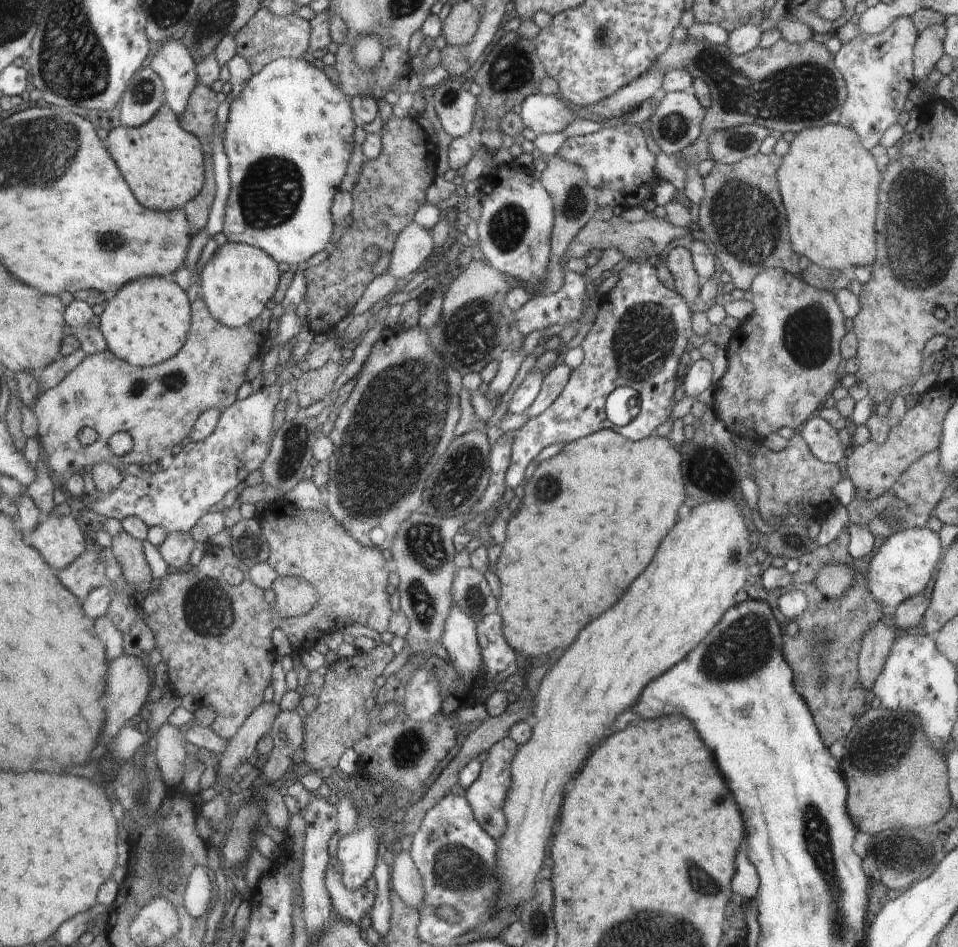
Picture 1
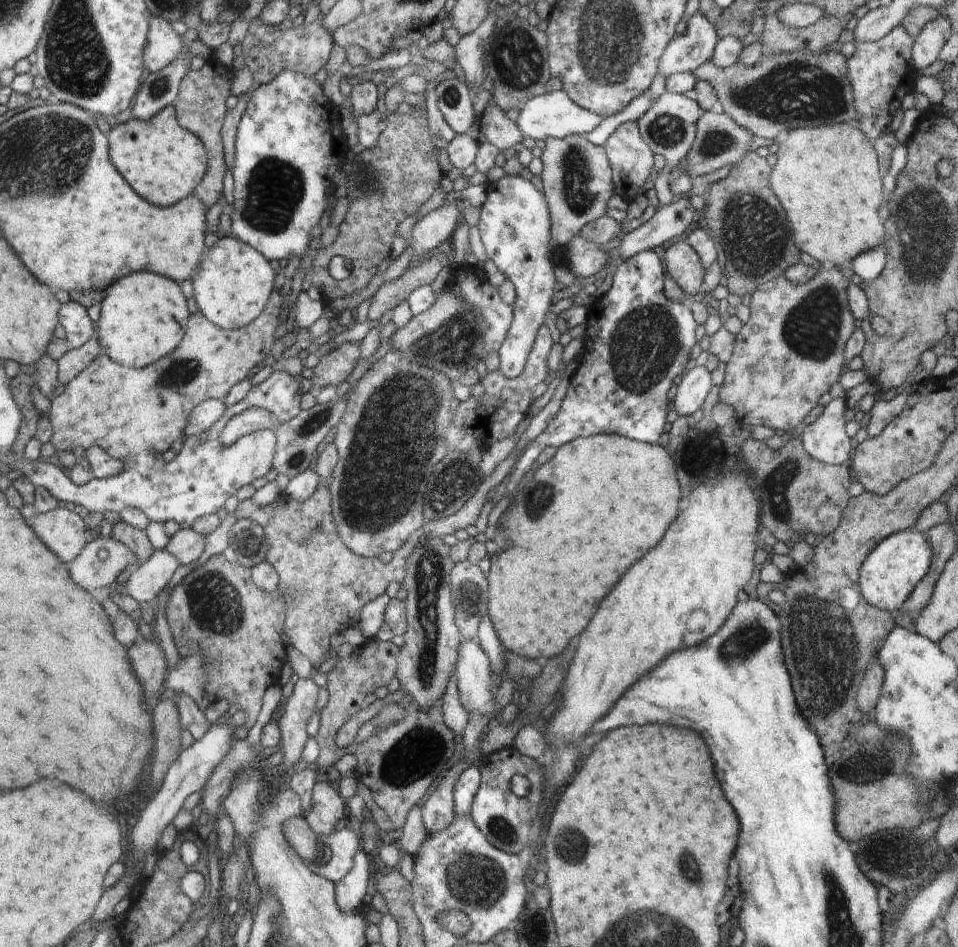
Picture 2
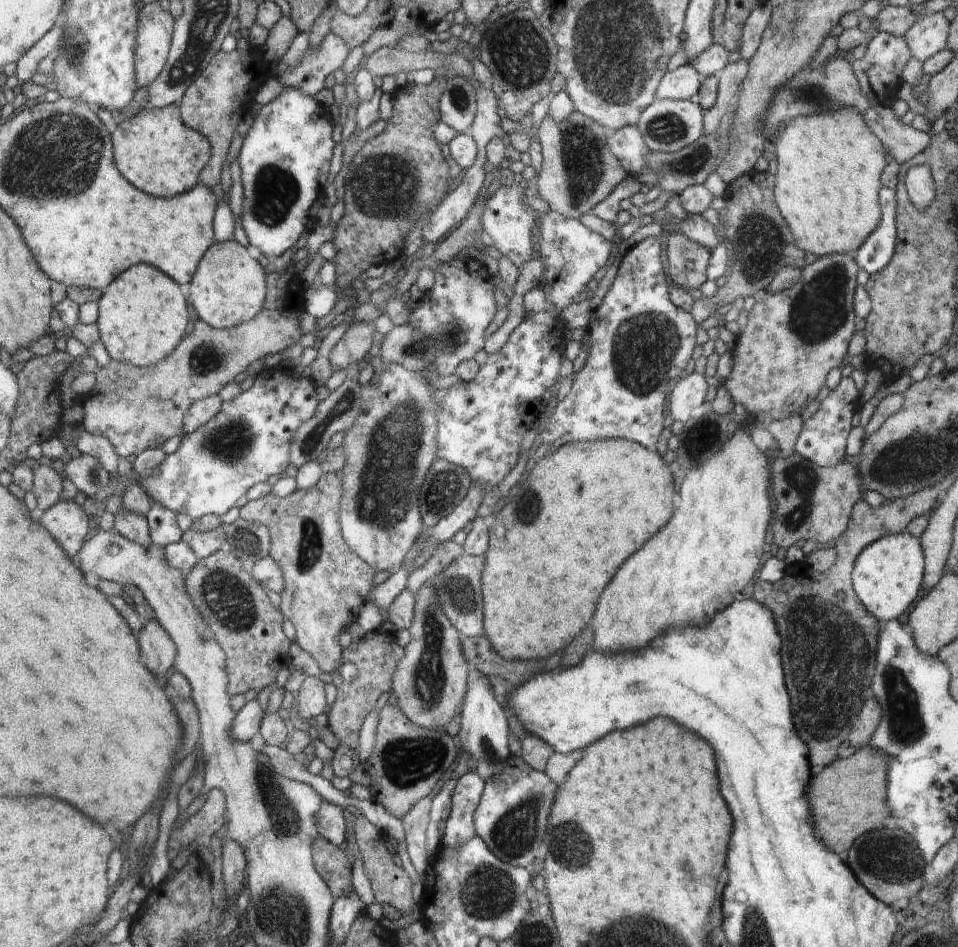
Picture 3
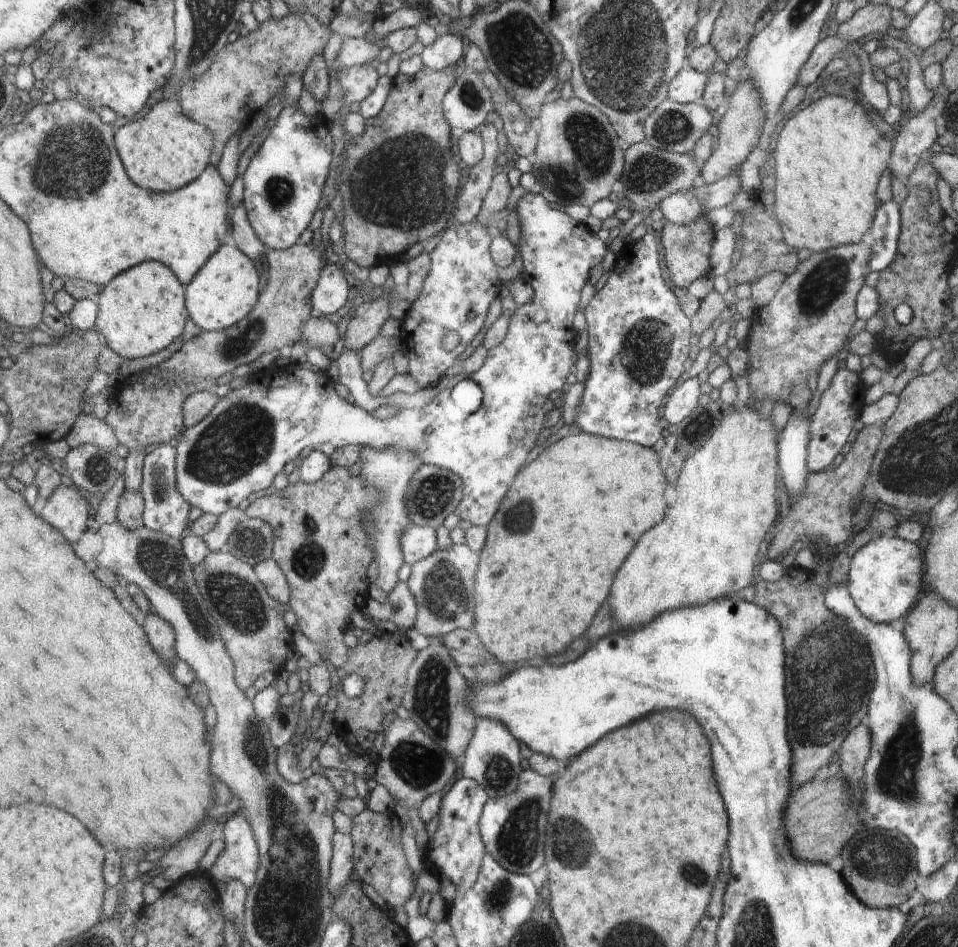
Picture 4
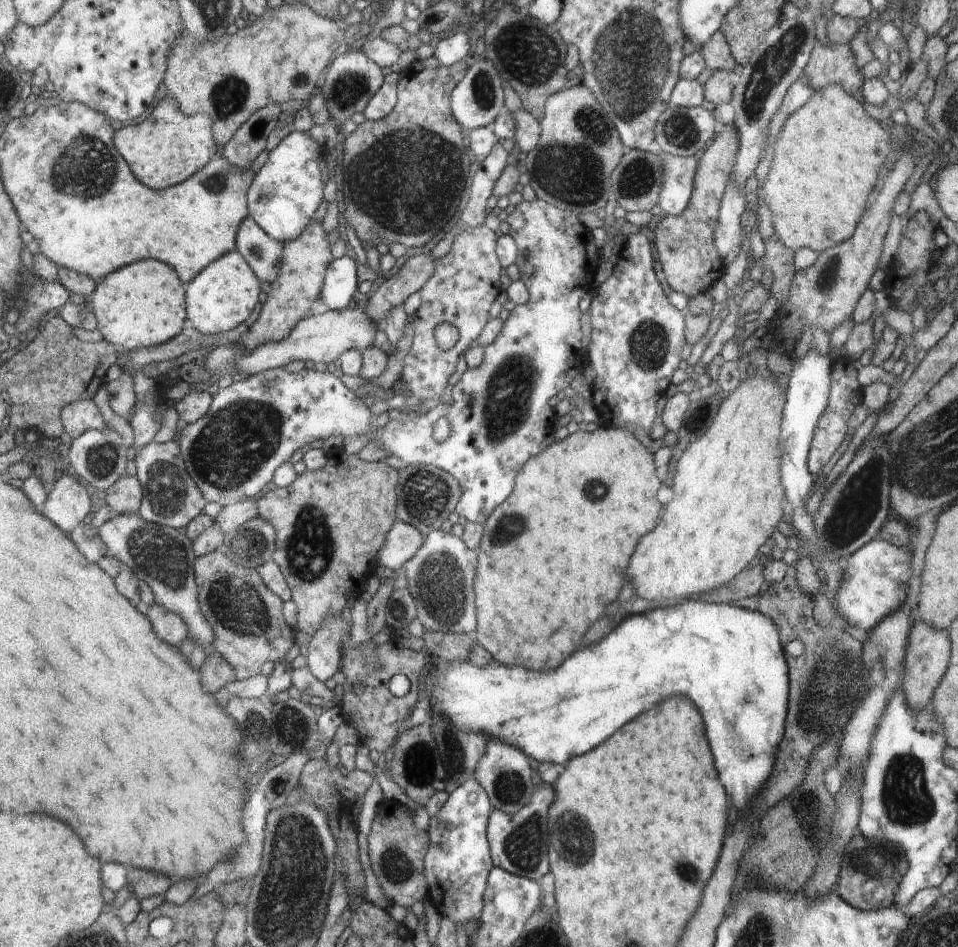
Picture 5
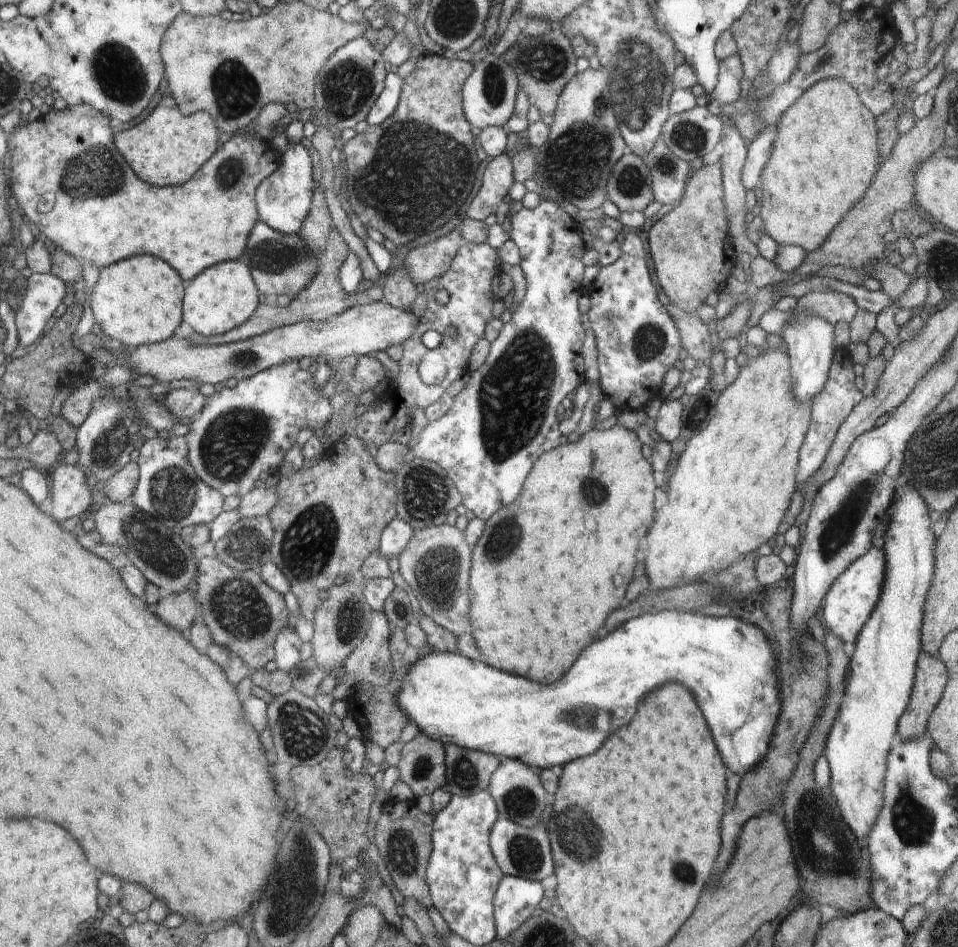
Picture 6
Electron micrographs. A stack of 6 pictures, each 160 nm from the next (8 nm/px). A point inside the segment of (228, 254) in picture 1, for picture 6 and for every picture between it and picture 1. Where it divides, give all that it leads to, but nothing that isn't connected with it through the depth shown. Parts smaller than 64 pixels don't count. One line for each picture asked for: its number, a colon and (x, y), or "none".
2: (232, 285)
3: (229, 287)
4: (226, 290)
5: (222, 296)
6: (224, 296)

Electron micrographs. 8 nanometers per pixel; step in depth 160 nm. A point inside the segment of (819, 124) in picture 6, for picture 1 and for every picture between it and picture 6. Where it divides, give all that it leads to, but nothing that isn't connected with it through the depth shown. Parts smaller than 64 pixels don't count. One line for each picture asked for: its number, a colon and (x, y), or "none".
1: (832, 213)
2: (827, 178)
3: (828, 181)
4: (828, 159)
5: (827, 158)

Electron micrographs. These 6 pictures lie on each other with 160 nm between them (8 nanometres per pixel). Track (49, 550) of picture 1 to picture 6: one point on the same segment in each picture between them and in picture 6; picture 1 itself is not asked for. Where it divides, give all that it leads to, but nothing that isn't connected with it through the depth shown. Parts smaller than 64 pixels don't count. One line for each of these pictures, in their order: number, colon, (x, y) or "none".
2: (62, 531)
3: (66, 521)
4: (66, 510)
5: (67, 503)
6: (70, 494)

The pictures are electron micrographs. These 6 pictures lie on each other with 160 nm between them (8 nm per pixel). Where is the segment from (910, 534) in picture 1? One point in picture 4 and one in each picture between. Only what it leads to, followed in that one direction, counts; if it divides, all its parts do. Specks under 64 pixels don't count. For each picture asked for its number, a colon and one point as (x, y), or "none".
2: (888, 575)
3: (887, 575)
4: (885, 578)

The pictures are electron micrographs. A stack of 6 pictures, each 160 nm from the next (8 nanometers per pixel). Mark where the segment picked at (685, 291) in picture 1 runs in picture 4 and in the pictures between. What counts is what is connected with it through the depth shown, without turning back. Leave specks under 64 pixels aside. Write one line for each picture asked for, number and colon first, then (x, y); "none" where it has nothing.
2: (683, 263)
3: (687, 260)
4: (686, 247)

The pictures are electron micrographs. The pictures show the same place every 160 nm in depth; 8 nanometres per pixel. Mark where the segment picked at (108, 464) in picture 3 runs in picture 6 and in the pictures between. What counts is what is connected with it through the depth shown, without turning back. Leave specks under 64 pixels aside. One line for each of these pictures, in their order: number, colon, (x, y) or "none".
4: (88, 429)
5: (78, 417)
6: (80, 402)

